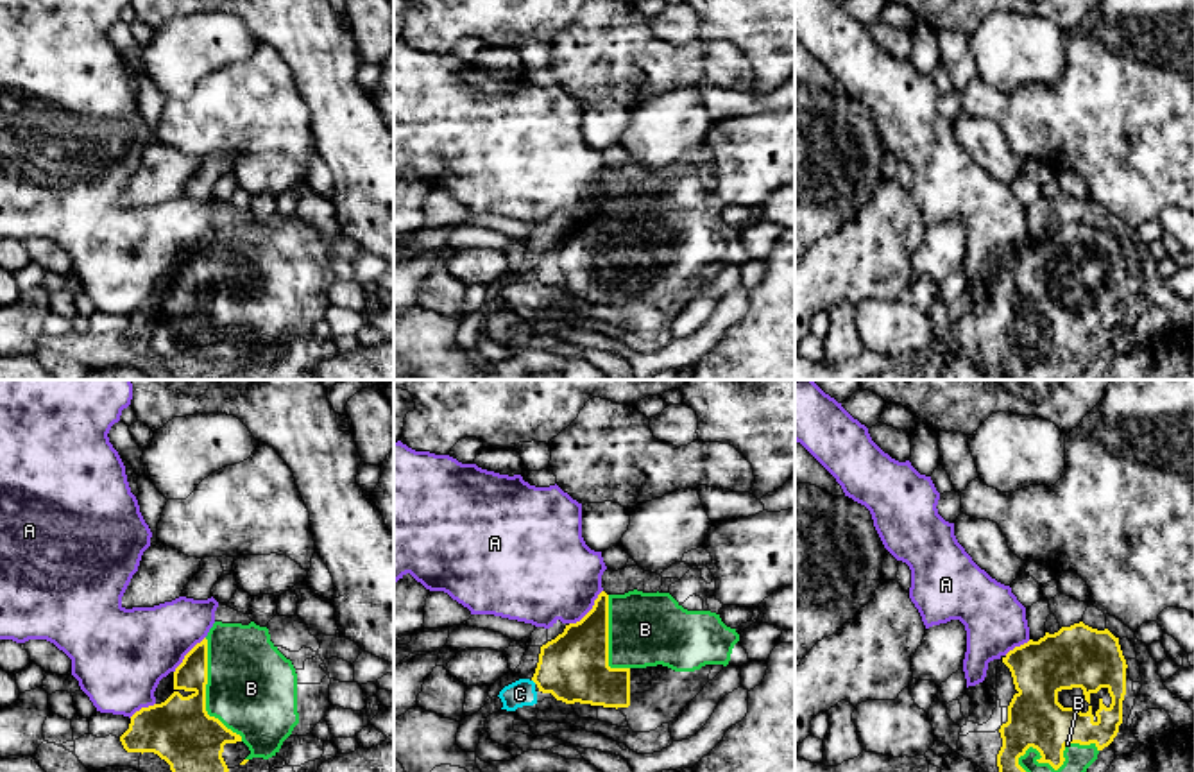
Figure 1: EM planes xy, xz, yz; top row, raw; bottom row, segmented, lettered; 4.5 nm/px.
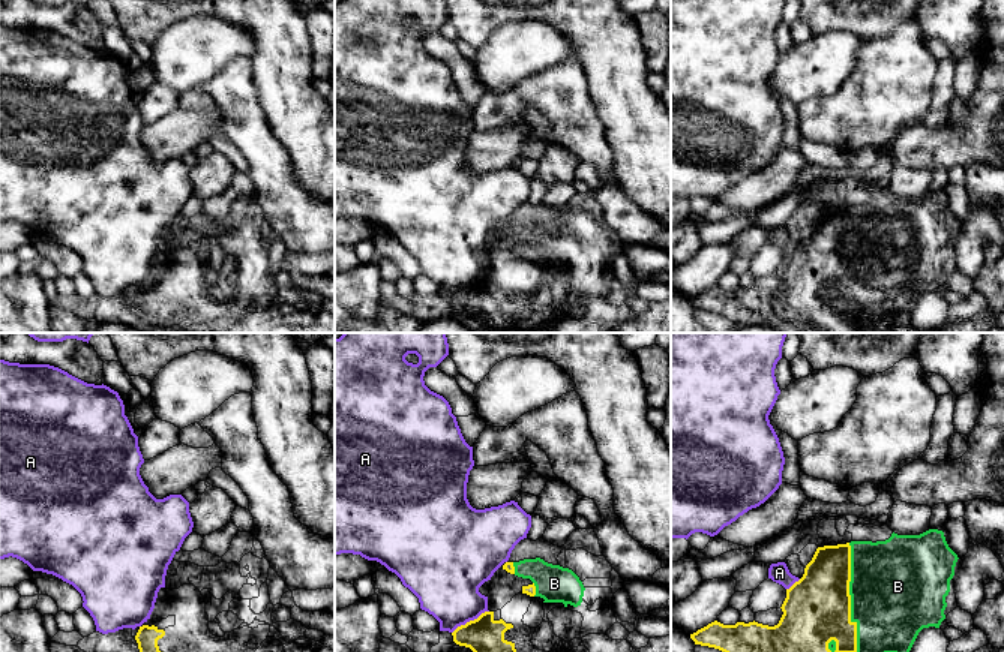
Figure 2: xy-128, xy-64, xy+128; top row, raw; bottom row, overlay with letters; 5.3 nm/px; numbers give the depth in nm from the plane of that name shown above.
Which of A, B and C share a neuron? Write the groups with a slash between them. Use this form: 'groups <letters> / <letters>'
groups A / B C

